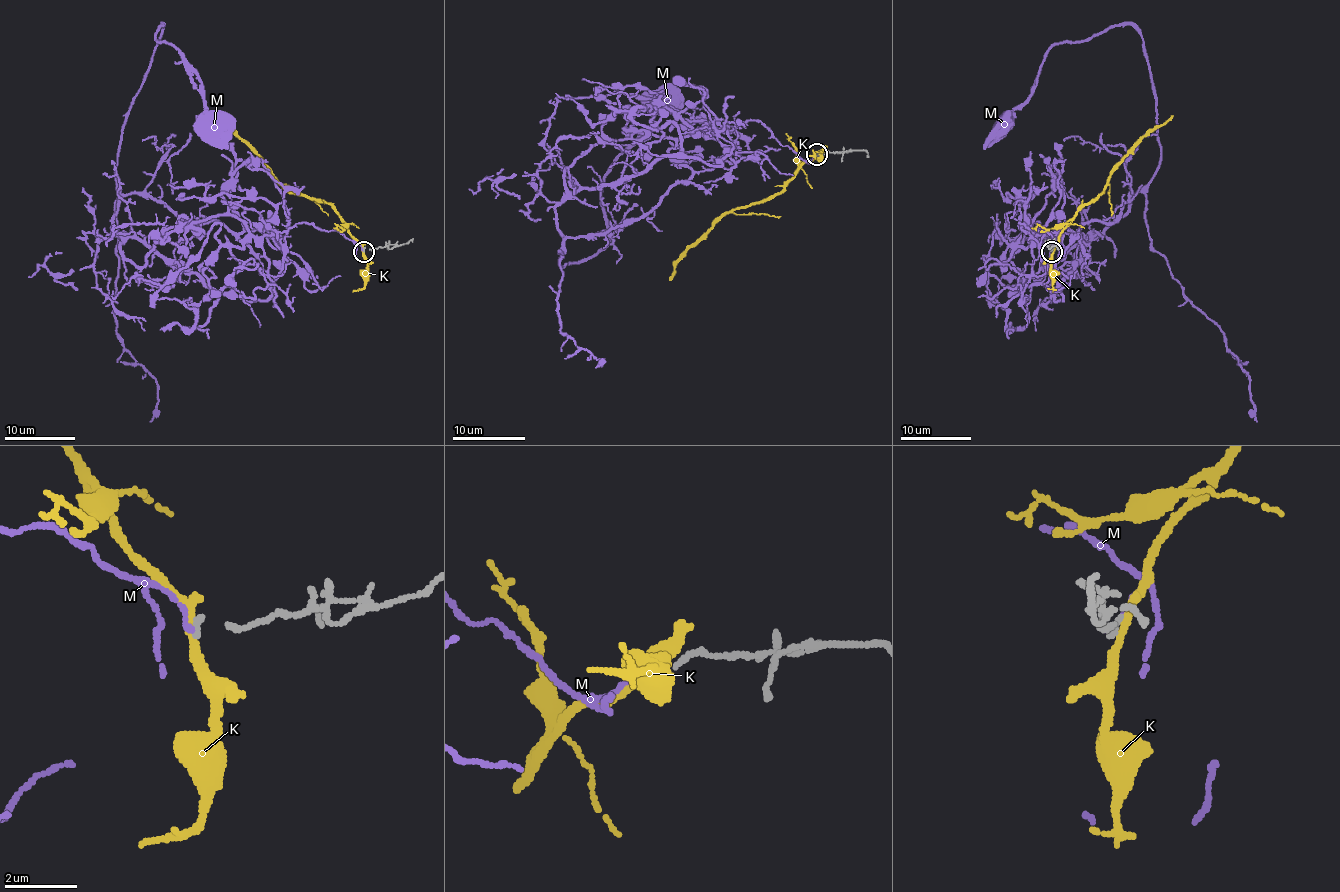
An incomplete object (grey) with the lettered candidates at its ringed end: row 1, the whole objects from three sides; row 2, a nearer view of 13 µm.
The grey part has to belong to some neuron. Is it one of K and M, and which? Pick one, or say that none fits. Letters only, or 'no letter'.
no letter

